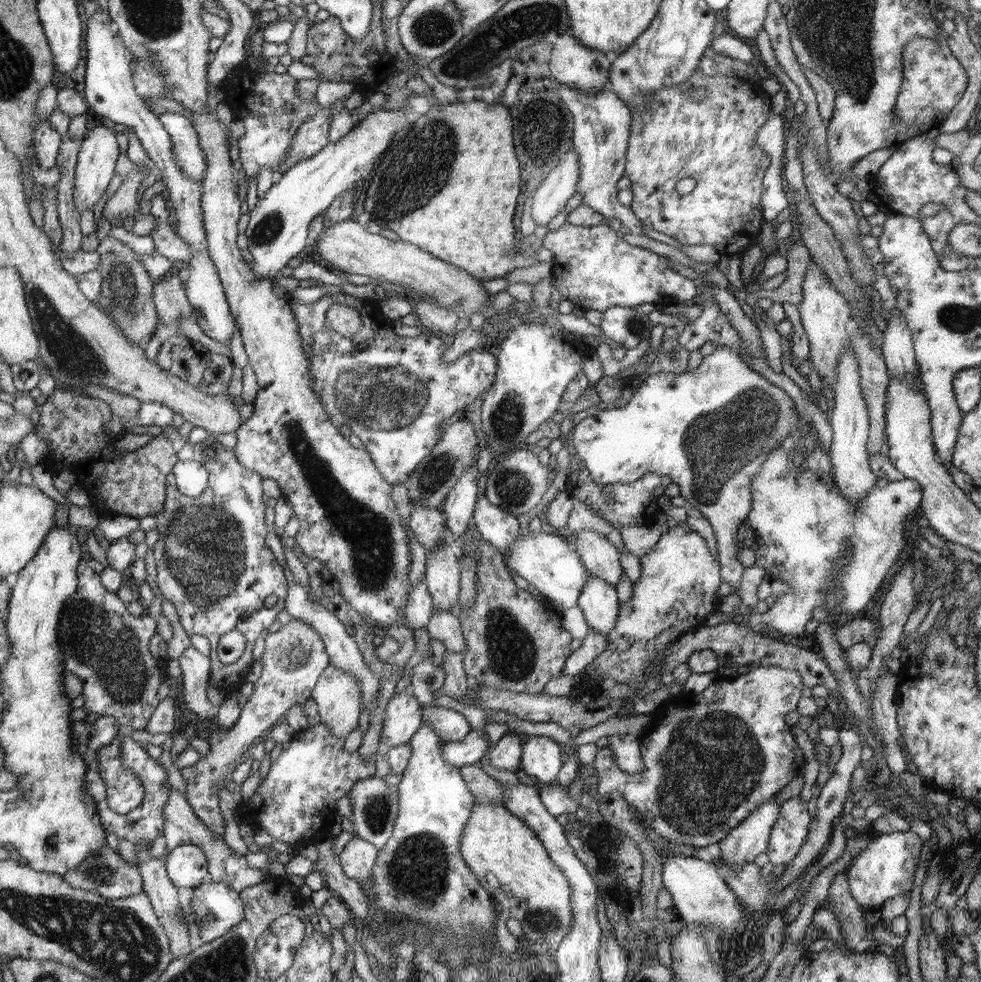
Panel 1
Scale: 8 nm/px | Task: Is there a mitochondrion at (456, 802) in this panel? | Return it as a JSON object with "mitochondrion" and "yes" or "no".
{"mitochondrion":"no"}

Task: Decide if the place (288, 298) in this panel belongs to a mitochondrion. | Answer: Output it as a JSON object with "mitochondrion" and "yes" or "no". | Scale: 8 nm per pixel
{"mitochondrion":"no"}

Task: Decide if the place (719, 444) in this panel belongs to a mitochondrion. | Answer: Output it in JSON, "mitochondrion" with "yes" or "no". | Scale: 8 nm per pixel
{"mitochondrion":"yes"}

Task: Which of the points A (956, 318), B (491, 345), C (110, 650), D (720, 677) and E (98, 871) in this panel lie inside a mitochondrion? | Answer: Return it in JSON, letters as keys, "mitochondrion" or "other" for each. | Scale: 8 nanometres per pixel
{"A":"mitochondrion","B":"other","C":"mitochondrion","D":"other","E":"mitochondrion"}

